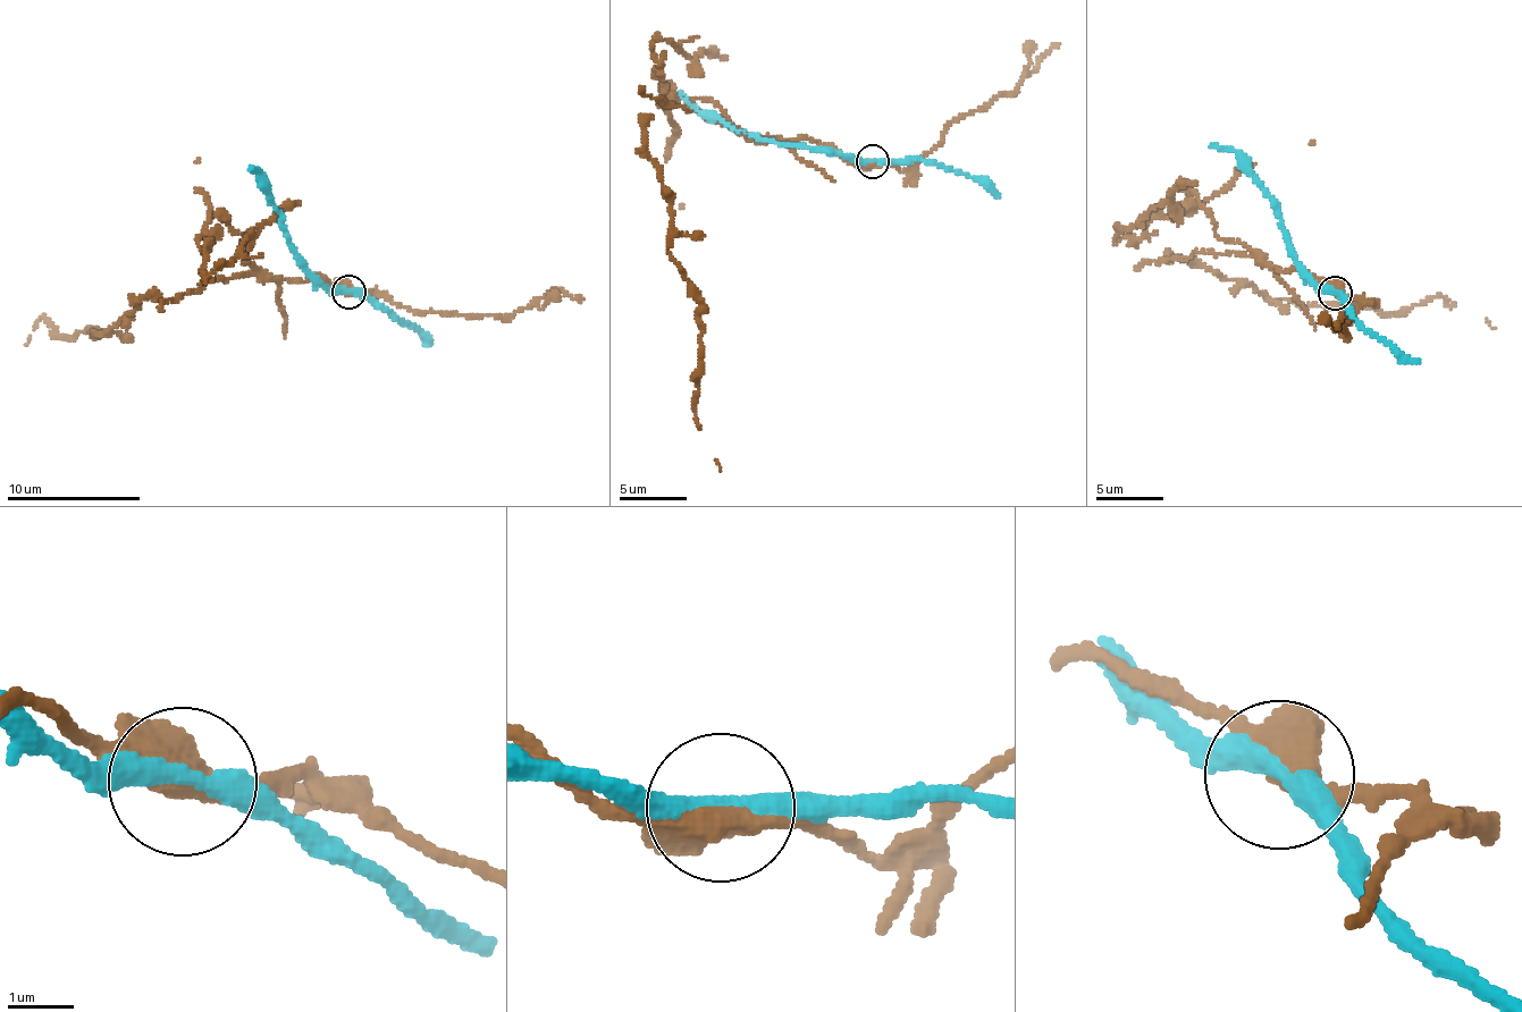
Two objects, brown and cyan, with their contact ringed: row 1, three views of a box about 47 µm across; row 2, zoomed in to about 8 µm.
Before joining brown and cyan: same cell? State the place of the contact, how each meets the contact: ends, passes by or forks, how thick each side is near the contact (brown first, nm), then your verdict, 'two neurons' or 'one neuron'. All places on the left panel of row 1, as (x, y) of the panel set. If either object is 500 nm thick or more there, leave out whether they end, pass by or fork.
at (349, 292); brown forks there; cyan passes by; 400 nm thick on the brown side, 280 nm on the other; two neurons

